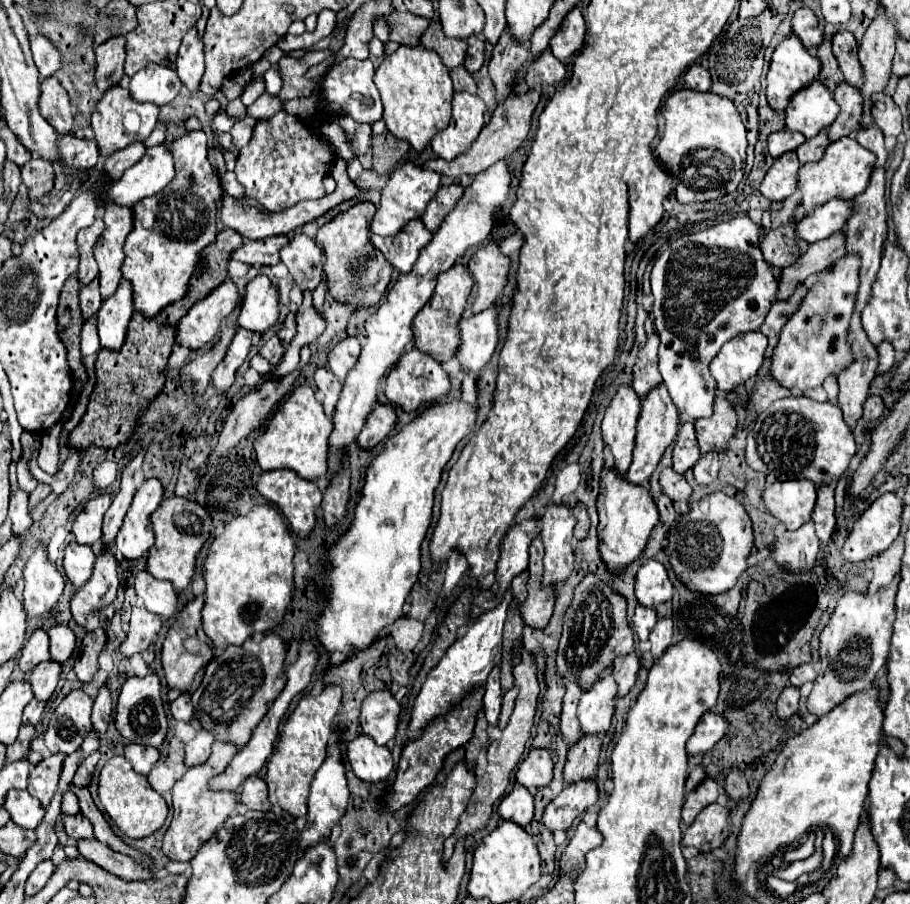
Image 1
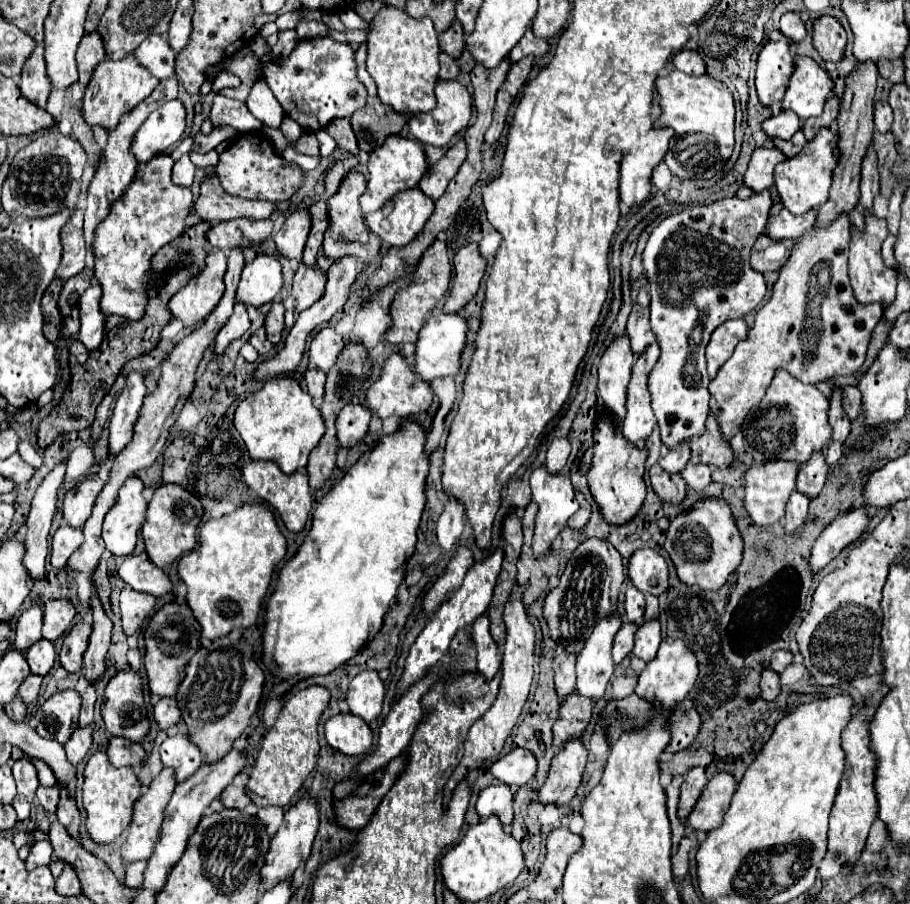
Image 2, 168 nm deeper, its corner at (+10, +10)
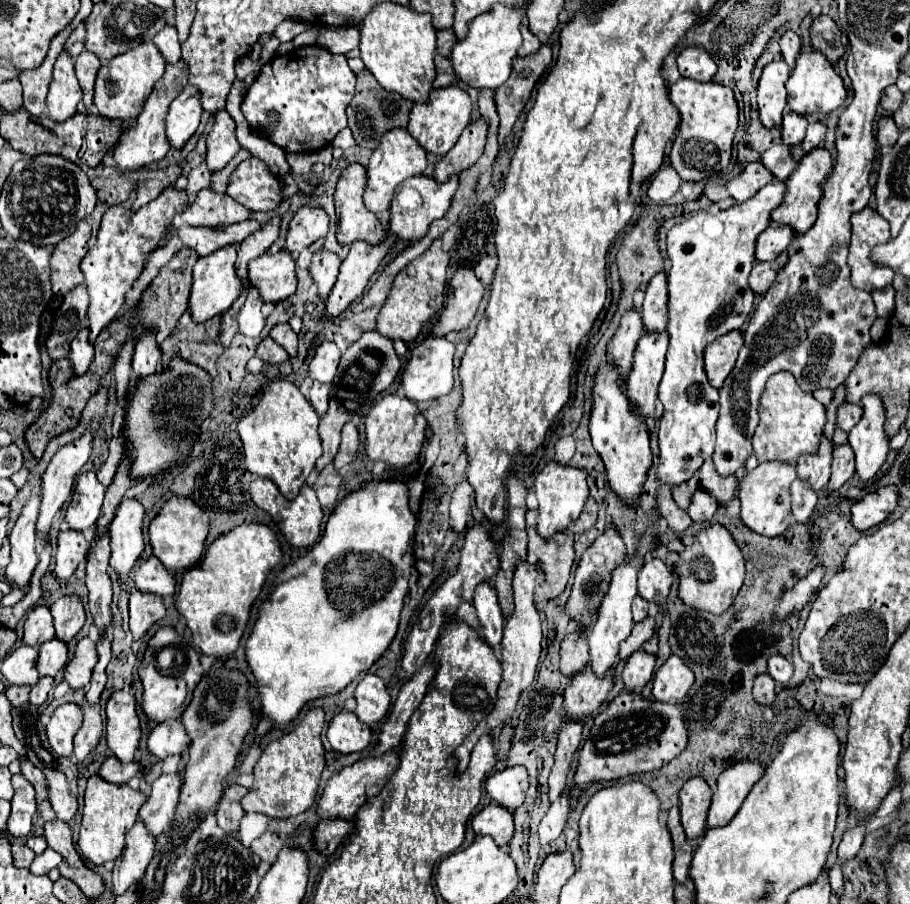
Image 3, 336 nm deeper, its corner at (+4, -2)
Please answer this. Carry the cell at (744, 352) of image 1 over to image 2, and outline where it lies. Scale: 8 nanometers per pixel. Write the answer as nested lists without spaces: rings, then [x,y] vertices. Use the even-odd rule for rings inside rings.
[[[728,320],[720,324],[712,332],[710,344],[706,348],[706,360],[708,360],[708,376],[716,378],[718,368],[732,356],[736,344],[748,336],[748,326],[744,320]]]

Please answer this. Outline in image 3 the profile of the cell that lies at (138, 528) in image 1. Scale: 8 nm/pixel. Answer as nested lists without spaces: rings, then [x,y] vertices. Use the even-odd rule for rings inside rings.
[[[130,498],[122,500],[110,524],[112,538],[110,568],[116,570],[118,574],[128,574],[144,550],[142,520],[144,520],[142,504]]]

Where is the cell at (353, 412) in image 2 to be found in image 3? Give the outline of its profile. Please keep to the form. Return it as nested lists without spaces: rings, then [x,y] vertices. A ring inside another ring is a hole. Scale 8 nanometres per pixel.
[[[348,422],[344,428],[342,428],[342,442],[340,442],[340,450],[334,458],[334,468],[340,470],[342,466],[350,464],[354,458],[356,458],[356,452],[358,452],[358,444],[360,444],[360,434],[358,434],[358,428],[354,422]]]

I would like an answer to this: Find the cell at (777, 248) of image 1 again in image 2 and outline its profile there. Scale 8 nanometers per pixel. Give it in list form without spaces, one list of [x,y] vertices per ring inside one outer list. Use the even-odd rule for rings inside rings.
[[[762,234],[752,248],[750,264],[754,270],[762,274],[780,270],[784,266],[784,260],[788,260],[792,246],[794,246],[792,240],[772,240],[768,234]]]

